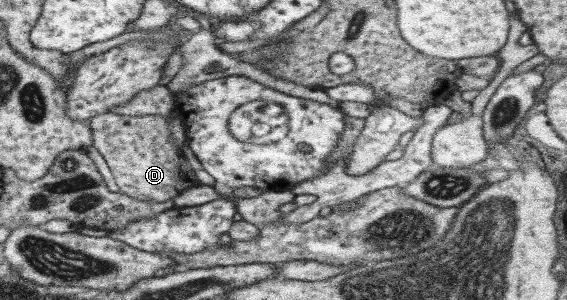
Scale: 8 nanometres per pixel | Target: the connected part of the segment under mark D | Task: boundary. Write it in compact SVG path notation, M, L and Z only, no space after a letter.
M176 109L165 116L146 117L121 116L106 111L89 119L91 146L106 162L118 186L118 193L140 201L158 202L172 199L180 192L200 185L179 148L174 147L172 143L169 121L175 118L178 118Z

